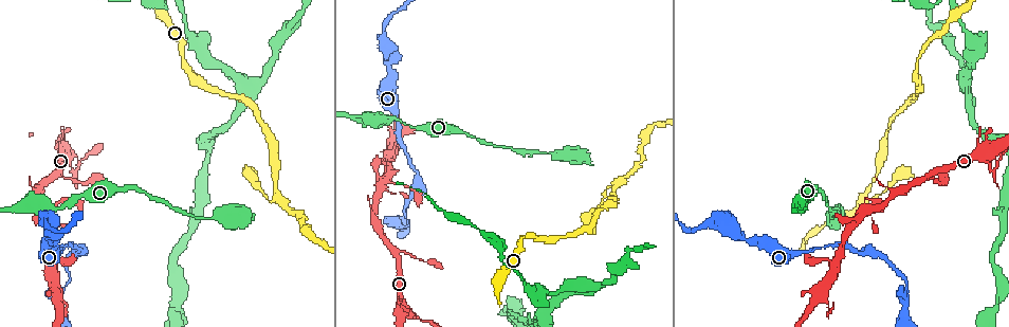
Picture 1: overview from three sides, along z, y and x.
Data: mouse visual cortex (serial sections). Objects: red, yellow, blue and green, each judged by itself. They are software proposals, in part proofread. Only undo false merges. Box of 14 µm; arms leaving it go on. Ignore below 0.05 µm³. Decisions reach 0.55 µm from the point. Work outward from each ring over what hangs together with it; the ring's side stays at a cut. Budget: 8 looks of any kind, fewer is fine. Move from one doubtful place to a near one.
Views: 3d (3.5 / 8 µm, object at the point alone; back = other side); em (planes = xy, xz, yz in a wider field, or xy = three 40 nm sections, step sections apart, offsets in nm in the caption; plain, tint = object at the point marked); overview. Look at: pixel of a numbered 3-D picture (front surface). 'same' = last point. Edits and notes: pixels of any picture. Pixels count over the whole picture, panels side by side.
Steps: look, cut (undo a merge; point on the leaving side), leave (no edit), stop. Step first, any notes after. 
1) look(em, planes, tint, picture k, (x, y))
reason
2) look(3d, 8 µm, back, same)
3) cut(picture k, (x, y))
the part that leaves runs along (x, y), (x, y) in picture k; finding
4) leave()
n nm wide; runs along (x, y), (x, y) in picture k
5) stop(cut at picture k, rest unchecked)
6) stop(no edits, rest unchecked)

look(3d, 3.5 µm, picture 1, (727, 223))
branch point

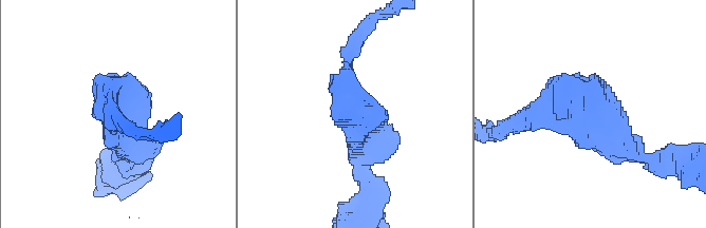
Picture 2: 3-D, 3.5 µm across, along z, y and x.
look(em, xy, step 1, tint, picture 2, (350, 112))

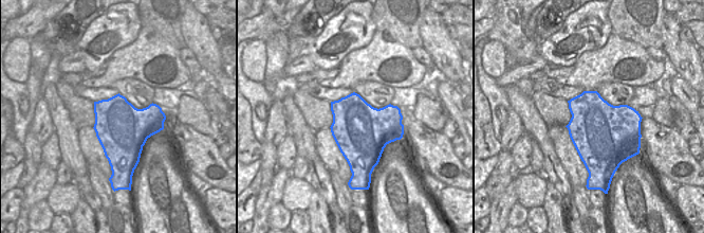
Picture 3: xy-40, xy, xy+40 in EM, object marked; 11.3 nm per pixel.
leave()
runs along (638, 155), (590, 107), (522, 116) in picture 2; one cell here

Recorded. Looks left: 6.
look(3d, 3.5 µm, back, picture 1, (35, 207))
sharp bend

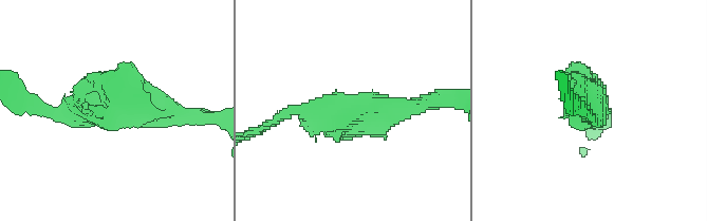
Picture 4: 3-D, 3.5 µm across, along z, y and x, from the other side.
look(em, xy, step 2, tint, picture 4, (595, 109))

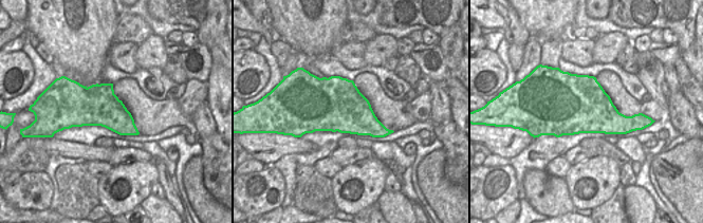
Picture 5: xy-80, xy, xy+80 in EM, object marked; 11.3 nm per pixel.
look(em, xy, step 3, tint, same)
another direction

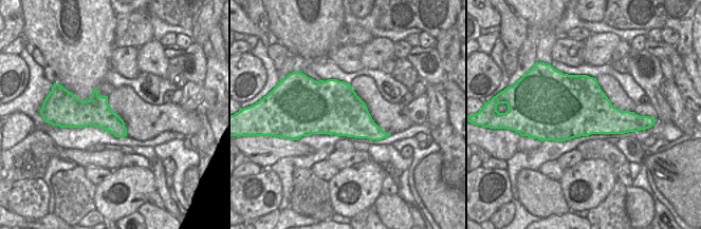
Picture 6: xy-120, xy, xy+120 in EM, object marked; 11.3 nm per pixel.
leave()
runs along (283, 117), (326, 107), (423, 104) in picture 4; continuous, no second cell

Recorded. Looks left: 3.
look(3d, 3.5 µm, picture 1, (384, 182))
looks like a crossing

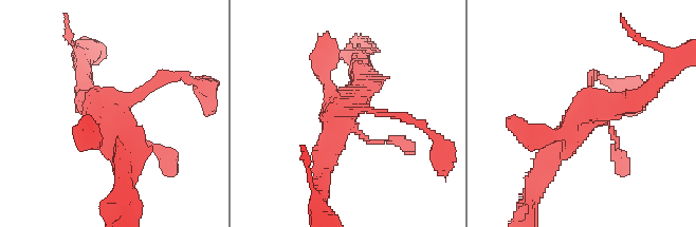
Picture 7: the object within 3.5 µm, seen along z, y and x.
look(em, xy, step 3, tint, picture 7, (348, 107))

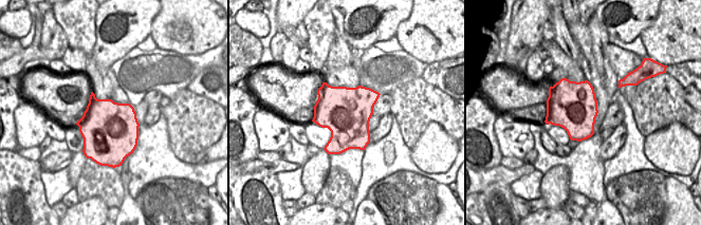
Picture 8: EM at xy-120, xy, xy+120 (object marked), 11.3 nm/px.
leave()
one cell here

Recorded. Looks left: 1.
stop(no edits, rest unchecked)

